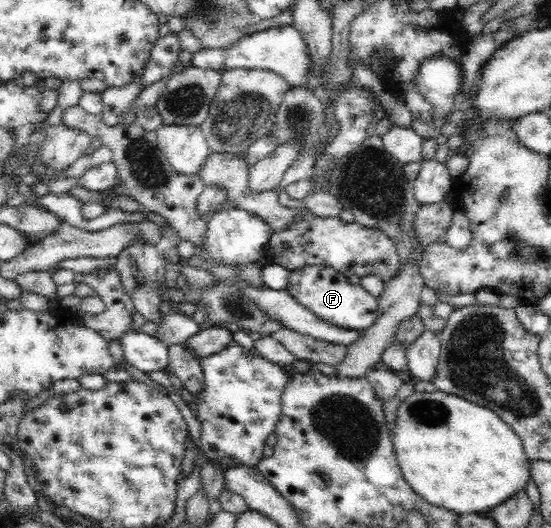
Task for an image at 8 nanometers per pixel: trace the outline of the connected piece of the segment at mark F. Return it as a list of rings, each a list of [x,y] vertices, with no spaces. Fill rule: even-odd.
[[[309,265],[292,270],[285,289],[317,318],[339,328],[363,331],[377,320],[378,297],[371,296],[360,284],[350,284],[348,277],[331,267]]]

